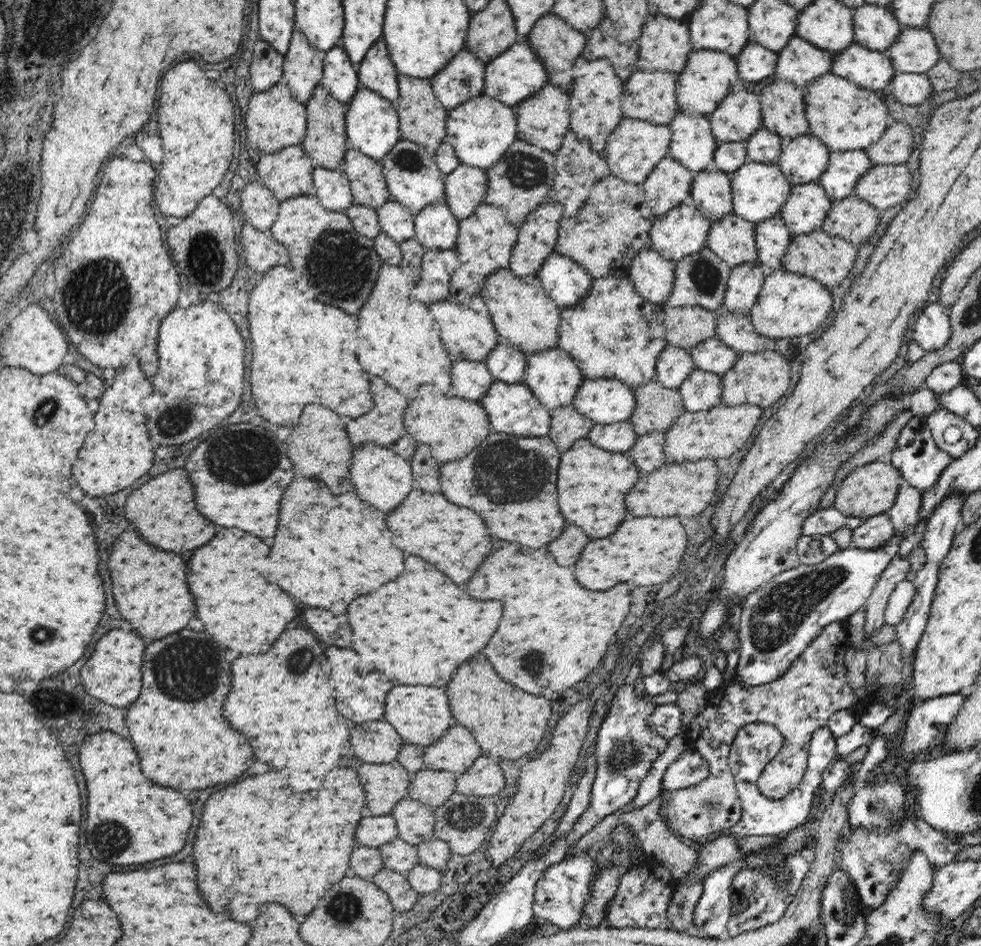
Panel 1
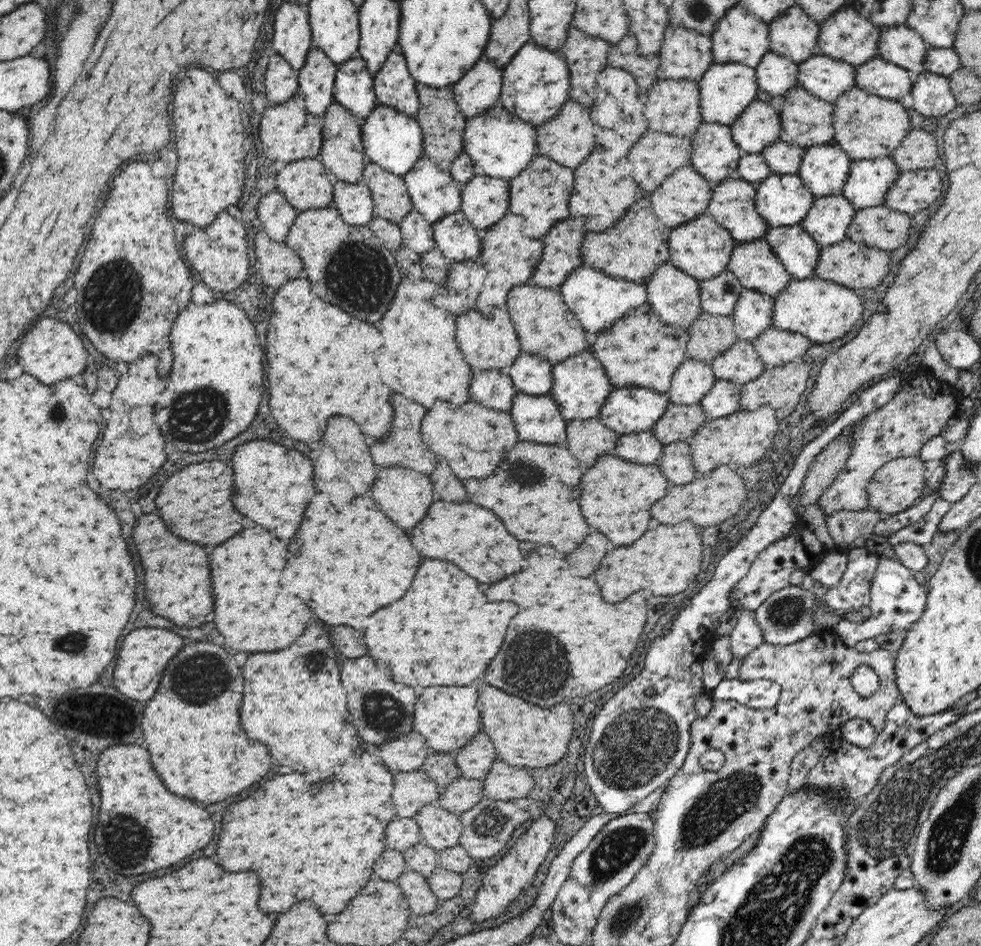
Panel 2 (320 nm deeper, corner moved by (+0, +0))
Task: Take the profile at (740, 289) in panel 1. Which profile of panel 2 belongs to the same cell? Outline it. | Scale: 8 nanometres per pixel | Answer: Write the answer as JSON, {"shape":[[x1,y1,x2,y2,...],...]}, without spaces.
{"shape":[[742,289,731,317,739,339,753,342,767,328,773,326,775,299,755,290]]}

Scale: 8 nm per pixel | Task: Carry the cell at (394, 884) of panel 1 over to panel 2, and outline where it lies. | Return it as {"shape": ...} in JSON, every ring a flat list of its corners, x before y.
{"shape":[[406,872,398,877,398,884,408,897,410,910,414,914,426,914,434,912,438,908,438,900,433,892,430,892,430,886,426,878,419,872]]}

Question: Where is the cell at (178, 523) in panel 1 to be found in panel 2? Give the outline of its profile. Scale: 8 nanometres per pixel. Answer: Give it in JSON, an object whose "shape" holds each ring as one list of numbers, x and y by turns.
{"shape":[[202,462,190,464,178,474,170,476,160,488,156,504,160,508,160,516,176,536,200,544,222,544,244,530,250,522,234,508,232,494,234,470,226,462]]}

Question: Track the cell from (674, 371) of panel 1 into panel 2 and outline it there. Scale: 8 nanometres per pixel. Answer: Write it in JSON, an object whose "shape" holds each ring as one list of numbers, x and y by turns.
{"shape":[[688,357,672,377,669,400,679,405,698,405,718,380,711,363]]}

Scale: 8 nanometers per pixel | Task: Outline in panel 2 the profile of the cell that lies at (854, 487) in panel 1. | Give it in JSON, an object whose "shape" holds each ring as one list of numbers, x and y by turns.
{"shape":[[919,456,902,457,886,462,881,466,873,479,868,483,869,503,872,510,886,516,900,513,917,504,925,494,926,467]]}

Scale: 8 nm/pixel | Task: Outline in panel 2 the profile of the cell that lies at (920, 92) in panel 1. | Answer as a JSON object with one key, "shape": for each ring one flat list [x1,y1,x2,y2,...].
{"shape":[[930,71,914,75,911,93,914,98,913,108,926,118,944,116,960,106,952,92,948,77]]}

